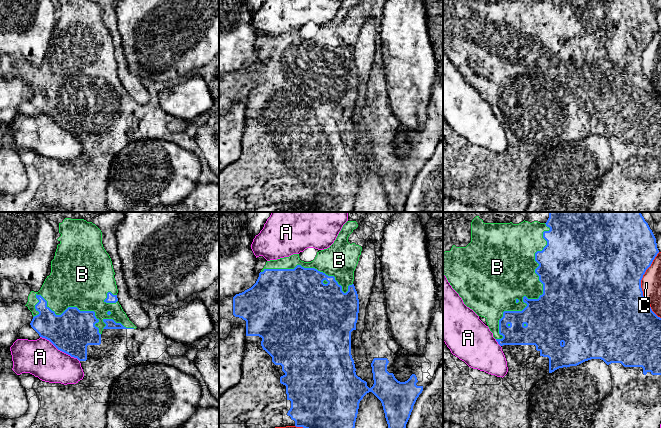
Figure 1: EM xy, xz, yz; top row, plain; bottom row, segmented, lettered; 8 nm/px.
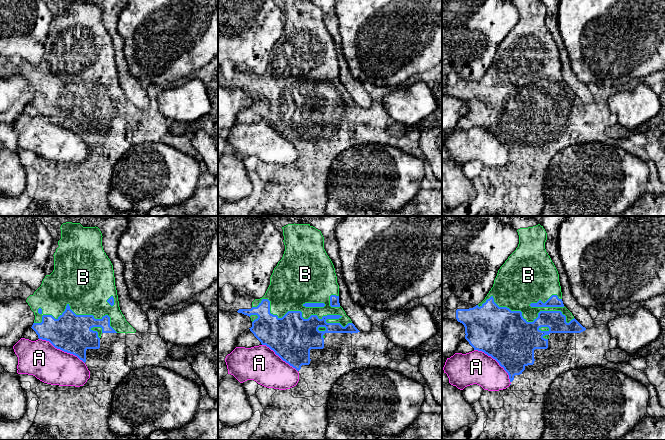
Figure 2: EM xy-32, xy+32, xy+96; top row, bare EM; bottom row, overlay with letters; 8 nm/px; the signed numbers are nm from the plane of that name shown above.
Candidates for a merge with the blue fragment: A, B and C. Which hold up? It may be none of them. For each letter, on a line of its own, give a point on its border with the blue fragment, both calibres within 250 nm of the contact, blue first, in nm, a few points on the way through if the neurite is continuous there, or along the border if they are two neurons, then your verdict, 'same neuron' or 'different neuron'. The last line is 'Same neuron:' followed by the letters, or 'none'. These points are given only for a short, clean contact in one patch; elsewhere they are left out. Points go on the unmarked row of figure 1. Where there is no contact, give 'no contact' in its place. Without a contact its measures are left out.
A: meets blue in xy at (60, 126); 340 nm thick on the blue side, 300 nm on the other; different neuron
B: meets blue in yz at (539, 72); 480 nm thick on the blue side, 320 nm on the other; same neuron
C: meets blue in yz at (640, 61); 500 nm thick on the blue side, 160 nm on the other; different neuron
Same neuron: B

